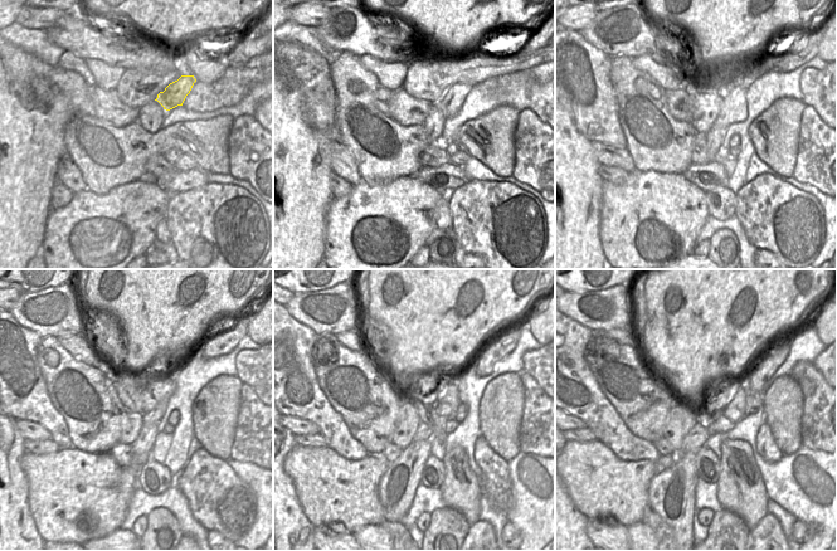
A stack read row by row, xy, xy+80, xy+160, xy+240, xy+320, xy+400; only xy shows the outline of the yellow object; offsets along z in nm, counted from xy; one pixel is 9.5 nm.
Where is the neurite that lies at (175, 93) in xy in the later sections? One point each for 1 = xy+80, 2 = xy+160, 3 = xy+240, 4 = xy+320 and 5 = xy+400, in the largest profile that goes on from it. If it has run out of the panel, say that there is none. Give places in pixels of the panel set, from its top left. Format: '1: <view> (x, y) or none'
1: xy+80 (451, 102)
2: xy+160 (734, 100)
3: xy+240 (154, 417)
4: xy+320 (424, 432)
5: xy+400 (697, 435)

